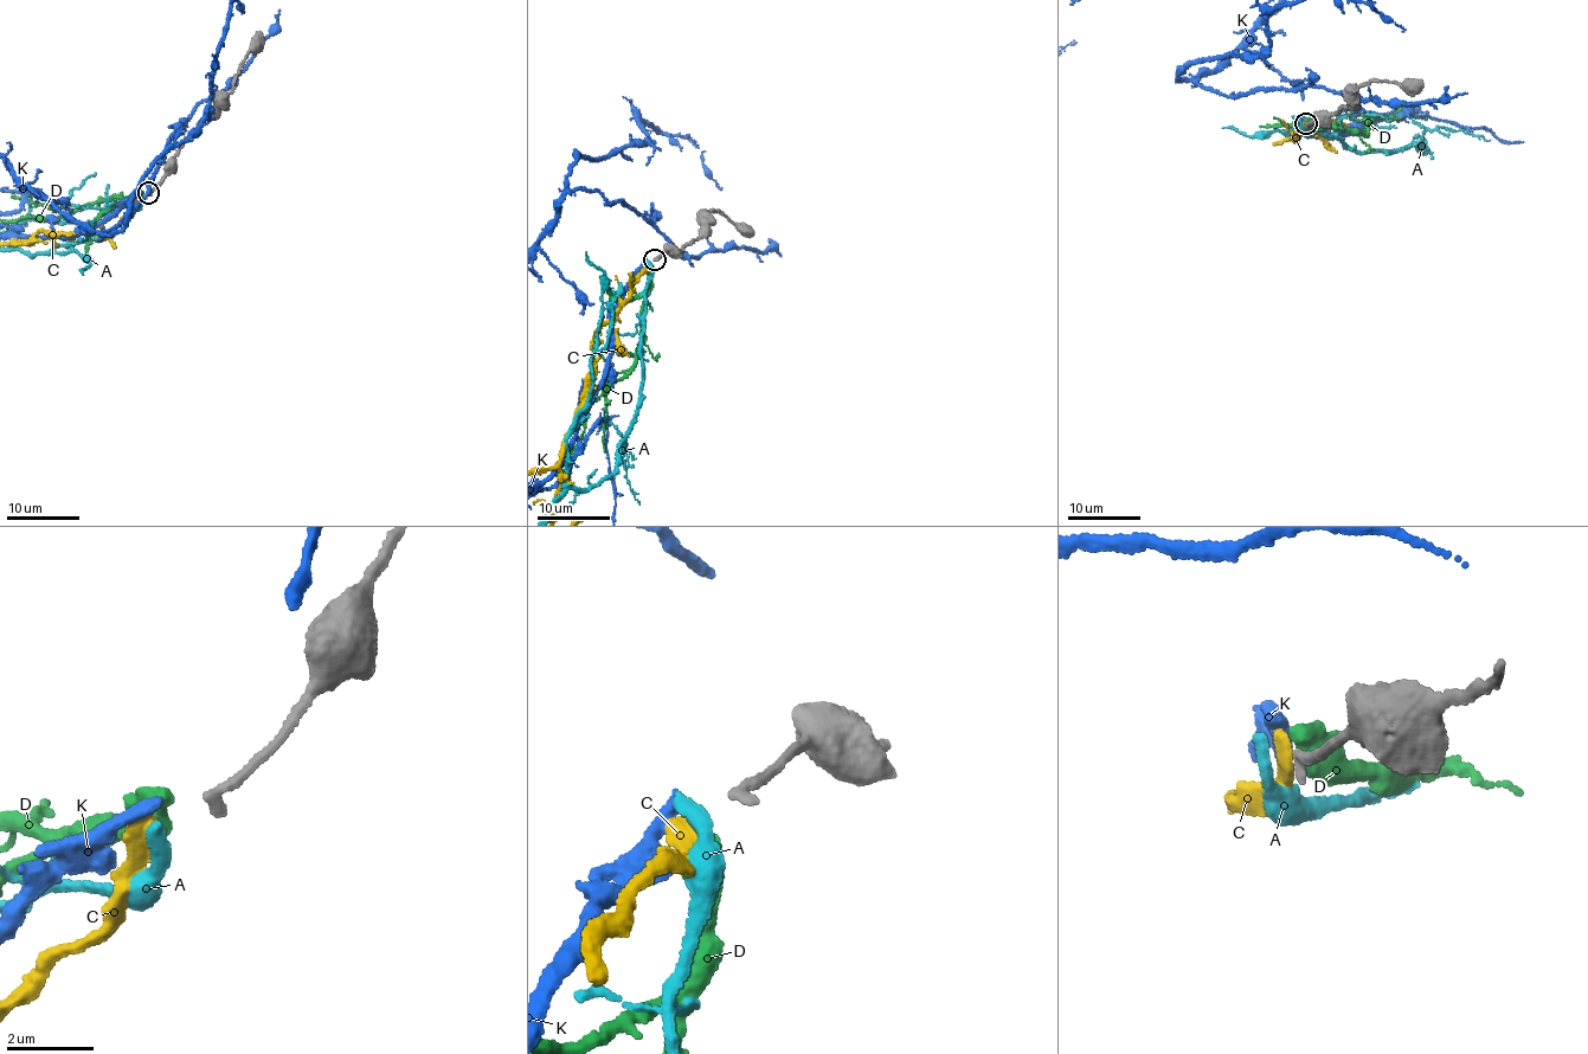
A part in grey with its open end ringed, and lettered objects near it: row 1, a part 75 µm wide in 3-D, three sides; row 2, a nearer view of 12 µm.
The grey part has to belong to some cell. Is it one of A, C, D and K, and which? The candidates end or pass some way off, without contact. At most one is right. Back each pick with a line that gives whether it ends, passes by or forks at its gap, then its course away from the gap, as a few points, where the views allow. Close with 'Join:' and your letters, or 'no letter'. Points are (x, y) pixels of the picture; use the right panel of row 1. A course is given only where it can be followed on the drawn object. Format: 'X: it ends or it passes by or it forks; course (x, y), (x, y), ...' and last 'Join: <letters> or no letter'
Join: no letter

